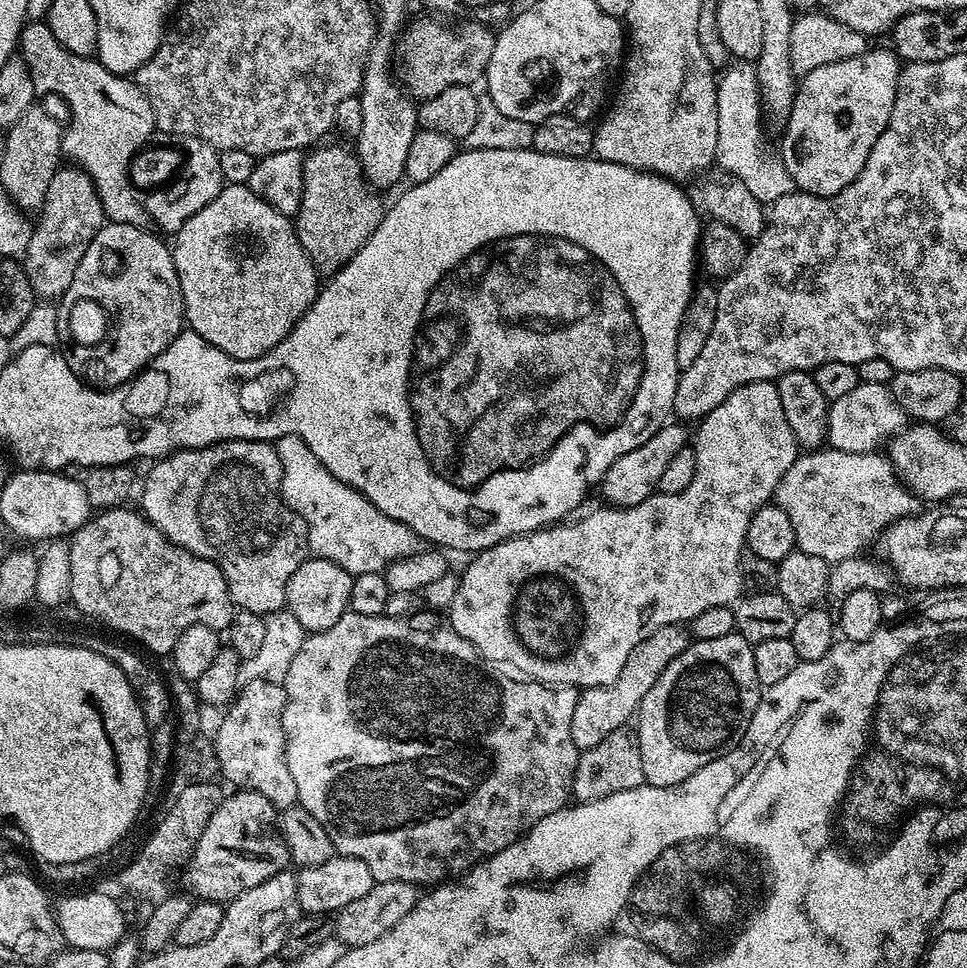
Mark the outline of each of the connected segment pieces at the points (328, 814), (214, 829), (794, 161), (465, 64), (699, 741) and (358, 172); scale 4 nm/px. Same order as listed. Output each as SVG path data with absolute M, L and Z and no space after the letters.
M421 610L413 614L413 616L403 616L402 618L394 618L393 616L371 616L370 614L358 614L354 611L347 611L342 618L338 618L338 622L334 622L334 626L330 626L330 630L325 632L314 632L305 635L302 646L298 649L298 654L294 658L294 662L290 662L290 670L286 670L286 678L283 685L286 690L286 710L282 714L282 726L286 734L286 762L290 766L290 775L294 778L294 786L298 788L298 804L299 807L306 809L310 814L314 814L314 818L318 818L318 822L322 822L322 826L326 830L326 834L330 834L330 842L333 849L341 856L353 856L362 862L366 862L366 866L370 866L370 874L373 881L376 882L406 882L407 884L415 884L417 886L436 886L441 882L447 881L449 878L459 877L468 869L479 864L481 860L492 856L495 852L500 852L506 846L510 846L519 840L524 833L529 832L538 822L542 822L542 818L546 818L550 814L554 814L558 809L565 807L573 799L572 783L575 780L576 764L579 762L581 753L574 742L571 733L571 722L573 721L574 708L578 705L578 692L575 688L567 686L549 686L539 682L525 682L520 680L495 680L494 677L488 676L485 661L480 655L480 651L470 642L466 642L466 638L462 638L460 634L452 629L452 625L448 623L443 615L437 614L432 610Z
M236 790L231 794L221 799L210 822L206 822L206 830L202 830L202 838L198 838L186 865L187 891L200 900L235 900L246 890L285 871L290 864L288 847L280 833L278 809L257 792Z
M869 47L867 52L854 58L830 62L830 66L818 66L818 70L810 70L810 74L799 81L793 106L783 125L784 141L778 149L784 168L799 191L815 196L833 196L846 190L846 186L850 186L850 182L854 182L854 178L862 174L874 142L878 142L890 122L890 114L896 101L902 60L891 47L888 48Z
M420 16L417 20L409 19L405 23L402 31L398 36L402 42L402 48L406 52L406 64L412 68L412 82L403 84L402 87L413 101L429 100L434 98L434 94L442 94L442 90L448 88L448 68L440 66L434 72L440 72L444 76L440 76L440 80L444 82L432 82L432 62L434 60L442 60L438 64L444 64L444 58L448 62L450 58L450 86L458 86L459 84L475 85L475 80L485 75L490 62L490 54L494 54L494 42L496 41L496 32L489 25L469 22L461 32L455 32L452 28L447 28L440 20L431 20L428 16Z
M728 630L725 636L712 636L697 644L696 641L689 643L686 651L678 654L678 658L674 658L674 662L662 670L658 682L654 682L646 698L642 698L634 720L634 731L641 746L645 784L655 788L675 786L739 744L758 706L762 691L758 674L754 674L753 647L735 630Z
M327 144L313 147L305 155L302 202L294 217L298 238L320 274L346 266L378 230L386 211L386 200L384 204L383 195L365 178L355 151Z

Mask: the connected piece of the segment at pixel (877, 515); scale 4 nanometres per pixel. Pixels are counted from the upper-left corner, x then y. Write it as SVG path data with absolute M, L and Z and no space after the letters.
M831 446L797 455L794 466L782 474L776 486L774 503L786 510L786 515L790 517L797 549L806 554L815 554L830 566L842 562L842 558L861 555L871 544L873 547L879 541L881 532L885 532L894 522L913 515L918 508L917 497L896 475L887 455L879 451L847 452Z

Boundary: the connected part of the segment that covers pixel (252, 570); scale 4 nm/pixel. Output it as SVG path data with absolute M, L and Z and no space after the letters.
M223 440L217 444L207 444L204 448L186 448L178 452L173 452L170 456L165 456L153 463L148 472L148 477L143 477L140 492L139 511L149 522L170 542L182 546L186 551L192 552L195 556L206 558L222 570L222 574L228 583L230 598L237 609L253 612L262 617L267 617L270 612L281 611L285 607L286 586L290 582L290 574L302 566L302 562L309 555L308 551L308 528L304 524L304 519L293 508L288 507L284 501L284 495L280 492L280 483L282 482L282 466L276 453L275 447L271 443L262 440Z

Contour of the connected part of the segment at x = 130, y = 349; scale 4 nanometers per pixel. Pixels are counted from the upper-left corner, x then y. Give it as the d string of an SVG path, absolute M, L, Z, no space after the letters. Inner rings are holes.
M105 223L96 237L100 239L100 244L112 244L124 250L128 264L122 276L116 280L116 274L112 272L112 280L104 280L100 276L102 268L98 260L98 246L89 246L86 254L82 254L82 262L78 262L78 270L74 270L74 282L70 282L66 293L68 296L96 296L96 300L104 300L104 304L112 308L112 316L116 316L116 328L112 328L116 348L112 348L112 340L108 340L108 348L96 348L96 360L71 360L68 363L80 364L80 368L72 373L97 390L111 390L129 383L137 372L147 368L152 357L174 342L186 324L172 249L159 240L161 237L155 231L148 231L147 227ZM152 332L156 332L156 336L152 336ZM132 356L136 356L136 360L131 361Z

